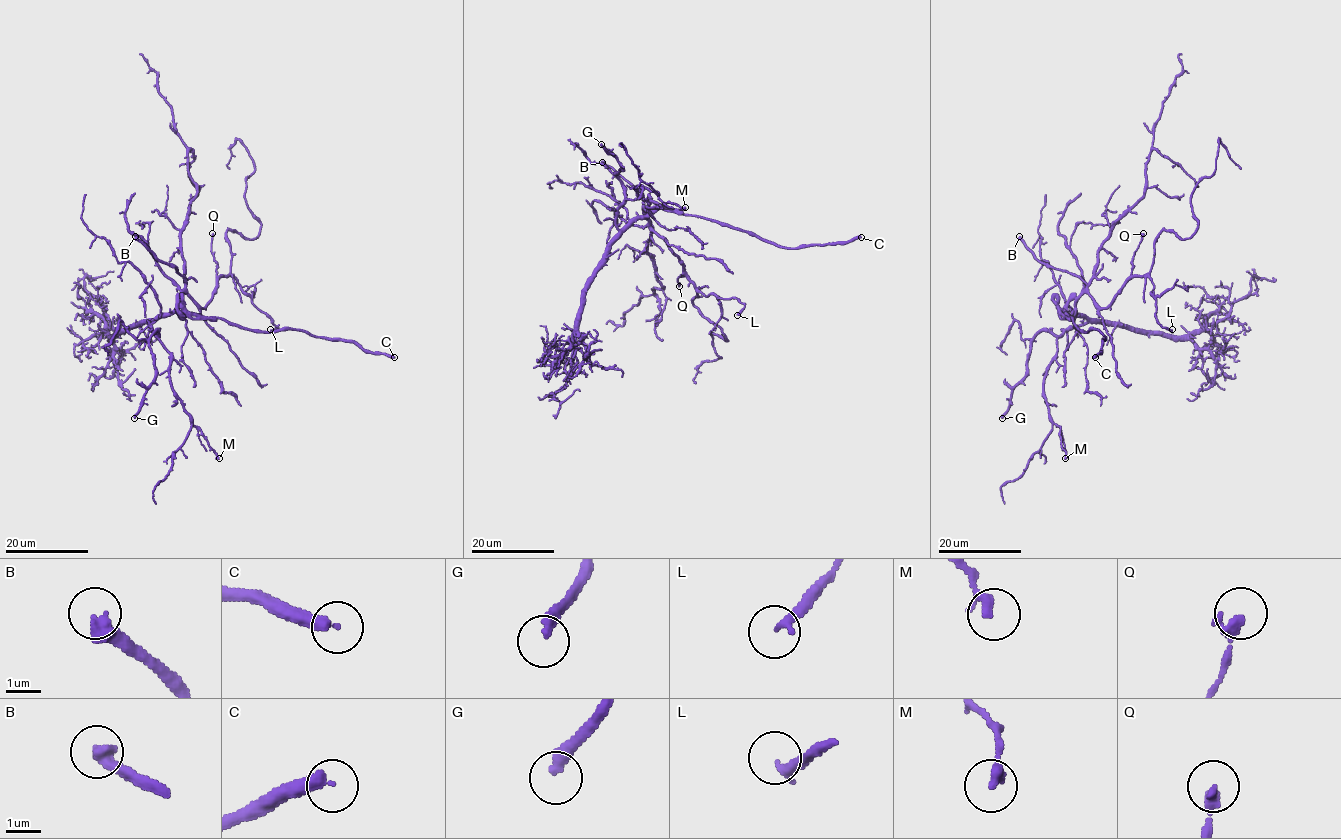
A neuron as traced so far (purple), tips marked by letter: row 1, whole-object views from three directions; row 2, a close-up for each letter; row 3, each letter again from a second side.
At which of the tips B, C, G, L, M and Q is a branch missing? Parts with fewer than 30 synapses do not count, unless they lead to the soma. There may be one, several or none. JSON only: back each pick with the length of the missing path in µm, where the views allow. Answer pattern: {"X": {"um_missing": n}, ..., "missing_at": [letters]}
{"B": {"um_missing": 35}, "missing_at": ["B"]}

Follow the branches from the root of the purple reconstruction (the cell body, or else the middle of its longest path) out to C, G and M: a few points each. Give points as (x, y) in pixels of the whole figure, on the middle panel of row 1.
C: (667, 242), (644, 218), (659, 208), (724, 223), (787, 248), (833, 244), (861, 237)
G: (667, 242), (645, 218), (617, 227), (616, 210), (624, 201), (623, 184), (616, 176), (621, 164), (601, 144)
M: (667, 242), (645, 218), (620, 230), (616, 209), (638, 197), (638, 186), (654, 191), (663, 202), (685, 207)

